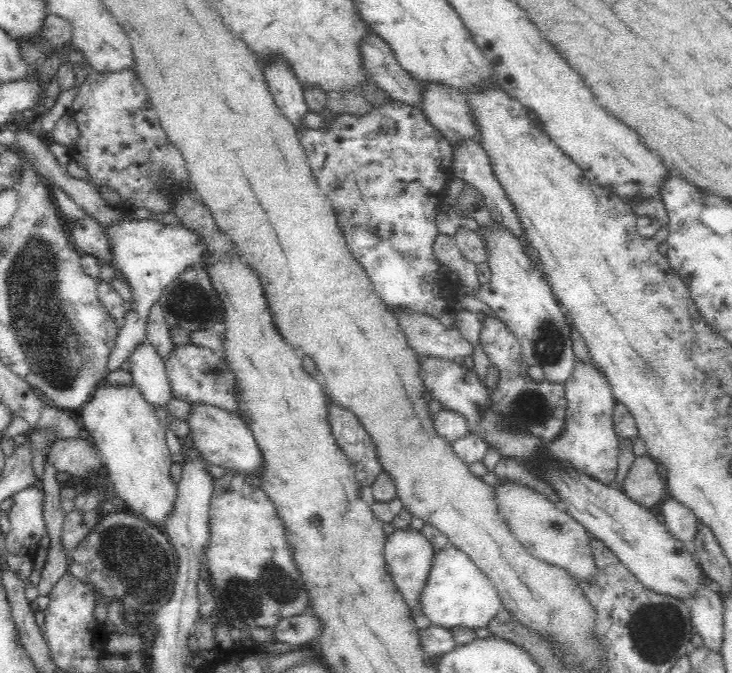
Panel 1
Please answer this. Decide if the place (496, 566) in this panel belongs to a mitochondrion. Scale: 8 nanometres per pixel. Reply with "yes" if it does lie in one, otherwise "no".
no

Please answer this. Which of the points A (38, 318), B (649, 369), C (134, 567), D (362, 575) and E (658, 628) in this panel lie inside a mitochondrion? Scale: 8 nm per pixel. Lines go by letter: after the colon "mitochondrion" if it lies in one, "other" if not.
A: mitochondrion
B: mitochondrion
C: mitochondrion
D: other
E: mitochondrion

